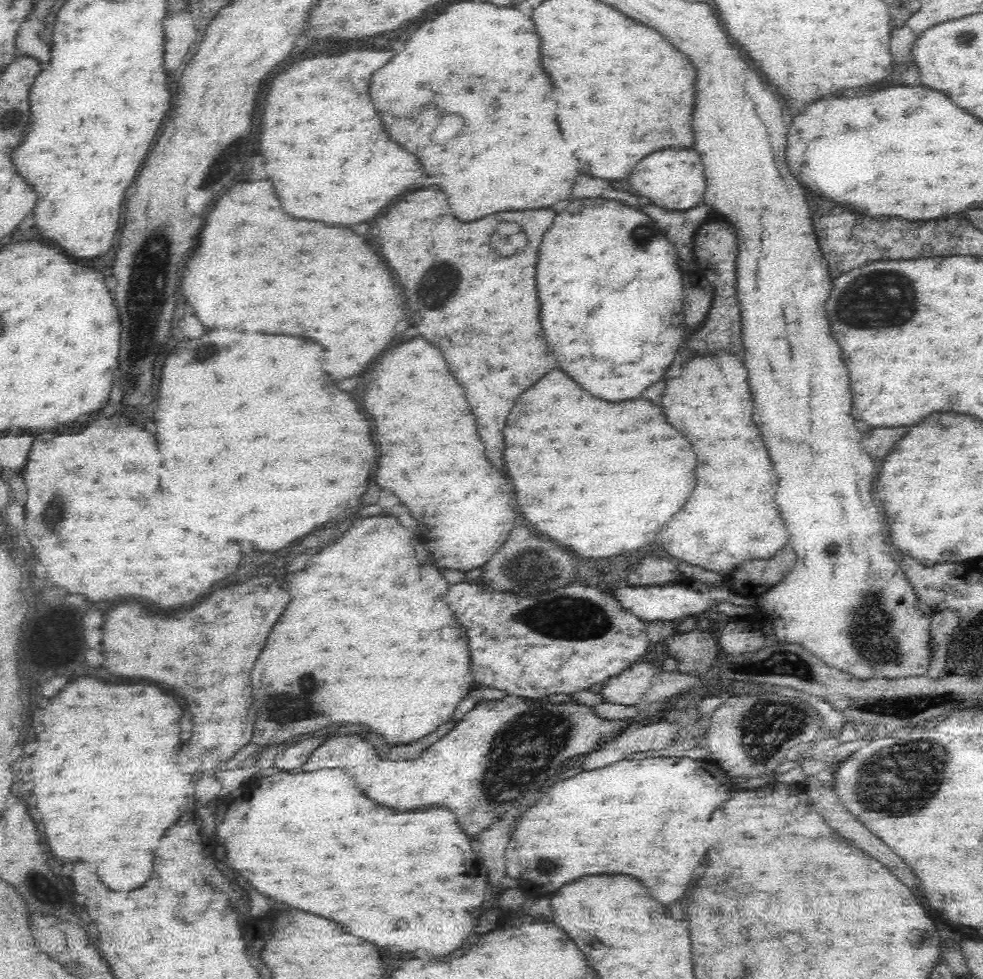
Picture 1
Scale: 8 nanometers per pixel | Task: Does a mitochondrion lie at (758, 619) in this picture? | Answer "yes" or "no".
no

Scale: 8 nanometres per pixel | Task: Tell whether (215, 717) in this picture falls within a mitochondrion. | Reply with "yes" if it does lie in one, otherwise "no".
no

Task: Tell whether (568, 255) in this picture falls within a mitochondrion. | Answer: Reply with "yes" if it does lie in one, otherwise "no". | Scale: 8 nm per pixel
no

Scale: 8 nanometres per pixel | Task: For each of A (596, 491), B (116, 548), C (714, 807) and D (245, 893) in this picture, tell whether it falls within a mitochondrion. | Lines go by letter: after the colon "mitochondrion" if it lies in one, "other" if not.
A: other
B: other
C: other
D: other

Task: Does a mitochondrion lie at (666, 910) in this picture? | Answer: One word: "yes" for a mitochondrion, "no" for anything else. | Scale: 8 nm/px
no

